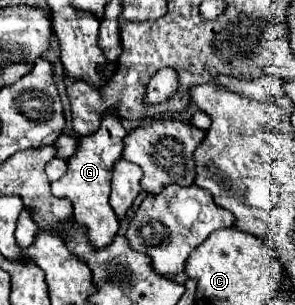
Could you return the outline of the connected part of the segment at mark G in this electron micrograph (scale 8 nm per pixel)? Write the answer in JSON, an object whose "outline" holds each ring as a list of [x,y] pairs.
{"outline":[[[109,112],[95,134],[79,138],[79,152],[67,162],[69,164],[67,174],[51,183],[54,196],[71,201],[73,206],[71,220],[85,228],[89,244],[97,250],[107,248],[119,230],[119,220],[109,206],[109,188],[111,188],[111,170],[115,162],[121,160],[123,156],[125,134],[127,130],[121,126],[121,120],[115,118],[113,112]]]}

